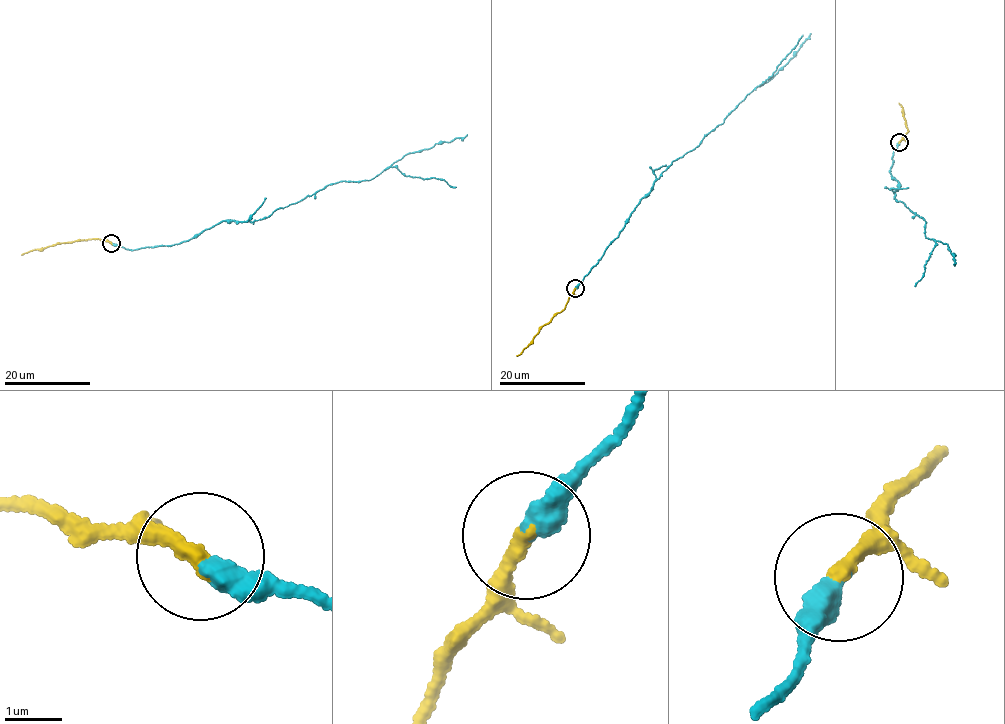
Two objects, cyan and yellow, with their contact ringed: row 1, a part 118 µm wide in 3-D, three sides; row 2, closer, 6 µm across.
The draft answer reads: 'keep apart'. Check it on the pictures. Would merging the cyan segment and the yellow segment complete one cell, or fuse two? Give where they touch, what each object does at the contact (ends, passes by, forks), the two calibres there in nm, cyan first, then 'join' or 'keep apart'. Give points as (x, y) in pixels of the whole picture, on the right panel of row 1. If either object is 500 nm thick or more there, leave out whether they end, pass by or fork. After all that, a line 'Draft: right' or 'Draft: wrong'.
place (899, 142); cyan ends; yellow ends; calibres 420 and 280 nm; keep apart
Draft: right

